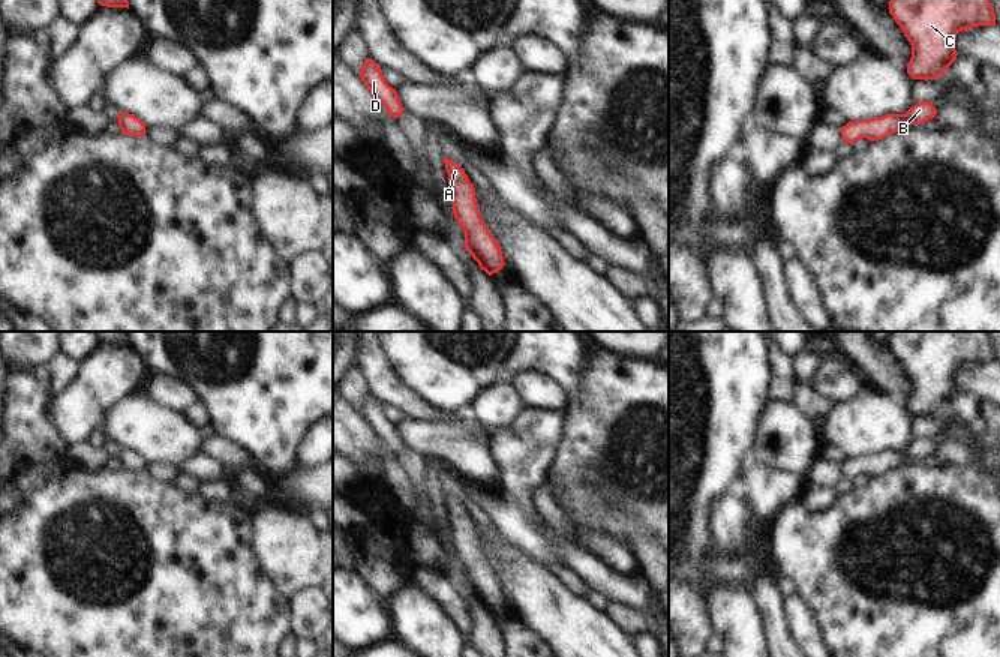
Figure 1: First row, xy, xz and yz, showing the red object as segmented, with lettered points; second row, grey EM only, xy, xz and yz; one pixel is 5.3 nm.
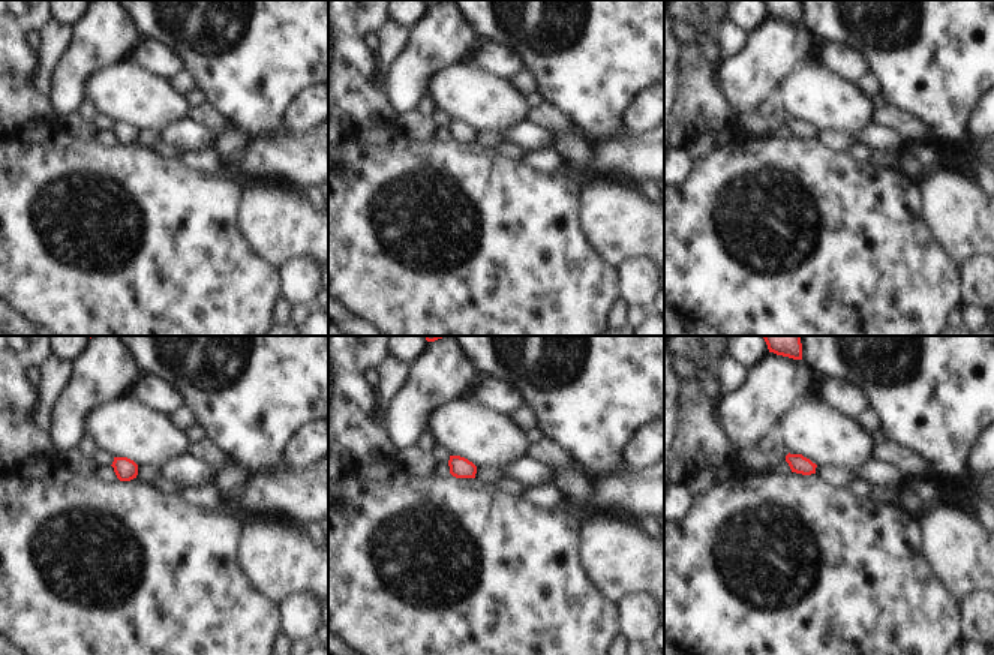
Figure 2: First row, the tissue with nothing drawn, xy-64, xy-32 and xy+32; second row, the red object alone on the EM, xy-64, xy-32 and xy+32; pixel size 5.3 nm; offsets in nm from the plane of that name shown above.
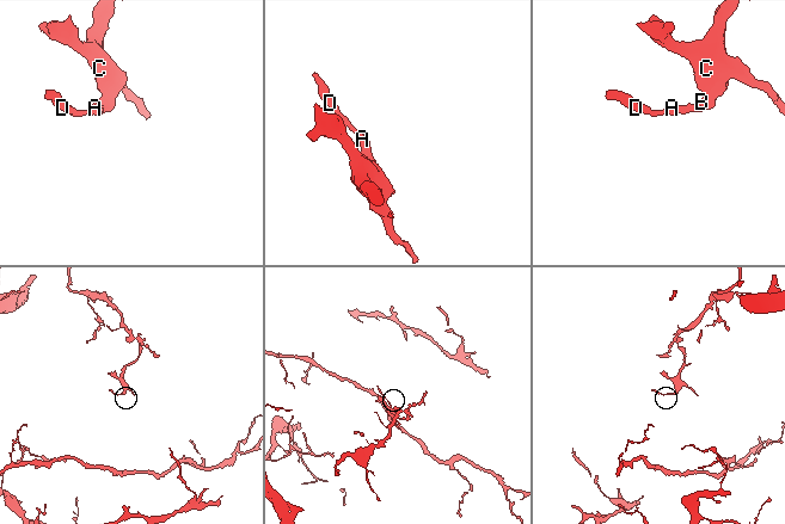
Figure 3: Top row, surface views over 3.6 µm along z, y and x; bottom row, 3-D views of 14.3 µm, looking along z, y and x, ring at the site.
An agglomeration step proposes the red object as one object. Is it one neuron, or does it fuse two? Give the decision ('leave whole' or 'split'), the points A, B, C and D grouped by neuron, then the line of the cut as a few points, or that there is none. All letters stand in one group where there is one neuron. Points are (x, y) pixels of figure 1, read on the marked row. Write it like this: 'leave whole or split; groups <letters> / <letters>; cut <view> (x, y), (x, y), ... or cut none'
leave whole; groups A B C D; cut none

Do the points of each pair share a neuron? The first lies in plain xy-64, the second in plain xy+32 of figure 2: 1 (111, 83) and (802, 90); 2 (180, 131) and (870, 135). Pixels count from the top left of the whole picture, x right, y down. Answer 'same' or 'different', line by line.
1: same
2: same

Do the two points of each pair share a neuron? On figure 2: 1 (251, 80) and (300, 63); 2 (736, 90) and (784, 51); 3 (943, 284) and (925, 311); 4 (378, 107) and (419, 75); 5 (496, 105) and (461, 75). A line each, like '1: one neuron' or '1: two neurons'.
1: one neuron
2: one neuron
3: one neuron
4: two neurons
5: one neuron

